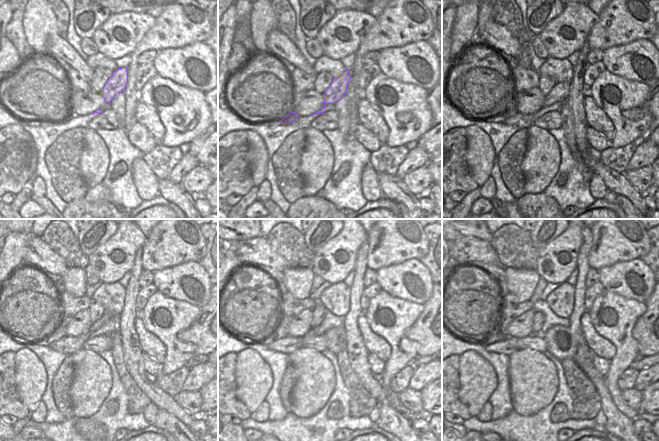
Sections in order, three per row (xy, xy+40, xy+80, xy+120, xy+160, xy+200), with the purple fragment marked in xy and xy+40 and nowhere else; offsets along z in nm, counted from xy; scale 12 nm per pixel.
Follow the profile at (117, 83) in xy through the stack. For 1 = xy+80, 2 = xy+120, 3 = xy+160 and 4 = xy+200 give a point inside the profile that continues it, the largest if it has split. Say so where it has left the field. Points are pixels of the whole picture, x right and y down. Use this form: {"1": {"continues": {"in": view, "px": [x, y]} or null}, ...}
{"1": {"continues": {"in": "xy+80", "px": [559, 93]}}, "2": {"continues": {"in": "xy+120", "px": [68, 345]}}, "3": {"continues": {"in": "xy+160", "px": [287, 345]}}, "4": {"continues": {"in": "xy+200", "px": [507, 346]}}}

